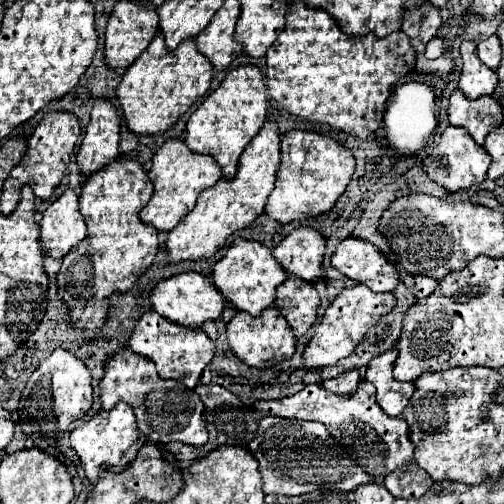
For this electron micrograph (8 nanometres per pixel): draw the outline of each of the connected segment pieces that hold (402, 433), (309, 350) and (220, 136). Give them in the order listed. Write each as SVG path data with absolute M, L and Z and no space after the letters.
M361 380L359 388L351 396L339 396L335 392L327 392L323 384L307 384L301 392L293 396L279 398L279 400L259 400L255 408L273 416L321 422L339 444L353 450L353 458L357 460L357 464L365 472L369 472L379 484L383 484L383 478L389 472L413 460L415 446L409 440L407 422L403 418L385 416L383 408L379 408L375 400L375 386L367 380Z
M357 284L355 288L343 290L333 302L331 306L325 310L319 326L315 328L313 338L309 340L309 344L305 346L303 352L303 364L305 370L311 372L315 368L323 368L323 366L333 366L337 364L341 358L347 358L353 348L363 340L363 336L369 332L369 328L383 316L387 314L391 308L395 306L395 296L393 292L385 292L385 294L377 294L373 290L369 290L365 284Z
M235 66L227 72L221 86L211 92L197 110L187 120L185 142L193 152L211 154L219 162L223 176L233 178L237 172L237 162L245 146L257 136L265 122L267 110L267 86L263 74L257 66Z

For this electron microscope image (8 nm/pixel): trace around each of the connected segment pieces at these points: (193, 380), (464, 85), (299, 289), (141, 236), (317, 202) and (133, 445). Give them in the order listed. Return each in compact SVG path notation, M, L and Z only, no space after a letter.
M147 310L139 318L139 324L135 324L135 330L129 338L129 348L135 354L141 354L153 360L161 378L181 380L189 388L197 386L203 368L211 362L215 354L215 342L201 328L187 328L187 326L175 324L159 316L155 310Z
M475 42L461 44L461 60L463 60L463 68L457 88L471 100L485 94L493 94L497 86L497 74L477 58Z
M287 274L287 280L277 288L275 304L295 334L303 336L317 318L319 294L313 284L307 284L307 280L303 282L299 276Z
M125 156L115 158L113 164L87 176L79 206L87 222L89 234L63 258L57 272L59 294L71 310L71 320L77 328L99 332L103 318L107 318L107 298L113 292L127 292L135 280L151 266L159 250L159 232L139 218L139 212L153 196L153 184L143 164Z
M291 130L281 140L281 168L277 172L275 188L267 200L265 212L277 222L293 222L309 216L319 216L333 208L337 198L345 192L355 170L355 158L349 148L337 140L307 130Z
M119 402L113 410L99 410L93 418L79 424L71 432L71 448L79 456L83 468L85 468L85 476L93 484L97 482L99 470L103 466L125 468L137 456L137 452L143 448L143 444L147 444L147 438L139 432L137 422L135 422L135 414L133 414L131 406L125 402Z

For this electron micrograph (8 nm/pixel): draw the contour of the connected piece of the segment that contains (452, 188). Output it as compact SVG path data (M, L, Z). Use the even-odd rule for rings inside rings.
M447 126L445 132L441 134L441 142L435 146L435 150L431 152L431 156L427 156L423 160L423 170L425 174L437 182L439 186L443 186L449 192L457 192L461 188L469 188L471 184L483 182L487 168L491 164L491 156L485 152L483 146L475 144L471 140L471 136L457 126Z

